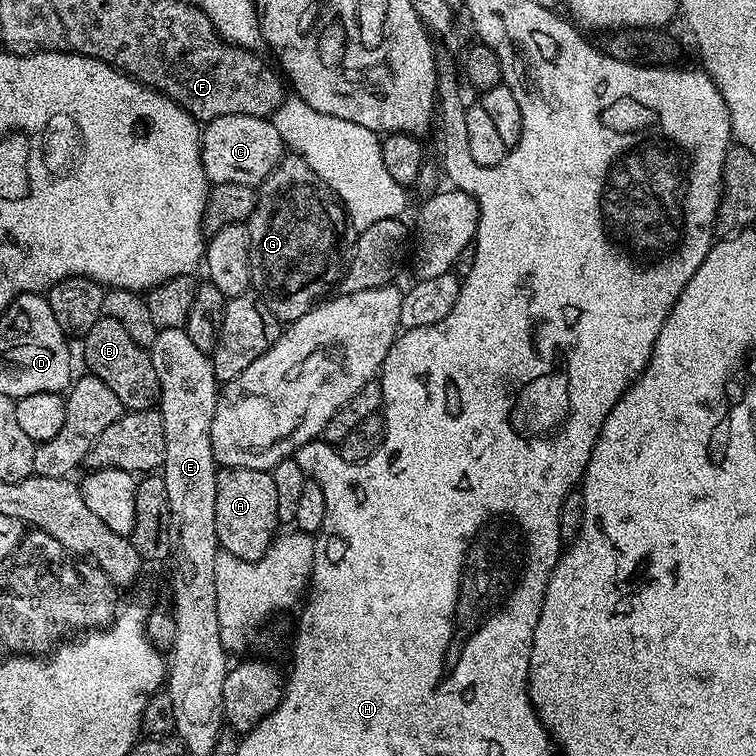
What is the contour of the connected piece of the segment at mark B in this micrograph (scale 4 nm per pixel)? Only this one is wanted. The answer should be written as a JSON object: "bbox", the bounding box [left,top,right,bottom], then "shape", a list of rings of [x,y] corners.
{"bbox":[82,316,160,412],"shape":[[[101,316],[98,322],[94,322],[89,332],[82,338],[84,344],[84,364],[91,375],[98,377],[114,394],[118,394],[118,402],[129,412],[146,412],[157,407],[160,398],[160,383],[158,382],[158,370],[154,370],[154,362],[151,355],[145,349],[141,348],[130,334],[126,334],[126,329],[120,323],[114,322],[114,318]]]}

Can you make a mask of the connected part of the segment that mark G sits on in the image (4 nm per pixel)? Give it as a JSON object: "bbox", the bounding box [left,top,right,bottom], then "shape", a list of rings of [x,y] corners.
{"bbox":[247,154,350,322],"shape":[[[295,154],[285,155],[280,164],[269,174],[264,181],[258,185],[256,193],[256,208],[251,217],[247,221],[248,233],[250,234],[250,274],[252,275],[251,287],[254,289],[255,295],[266,302],[266,306],[281,322],[291,322],[310,311],[311,308],[321,298],[329,295],[328,288],[335,289],[339,285],[350,259],[350,240],[348,244],[348,232],[350,233],[350,221],[348,213],[344,211],[343,204],[340,203],[335,193],[329,190],[326,182],[322,182],[318,178],[318,174],[314,174],[314,170],[310,170],[310,166],[306,166],[306,162],[301,156]]]}

